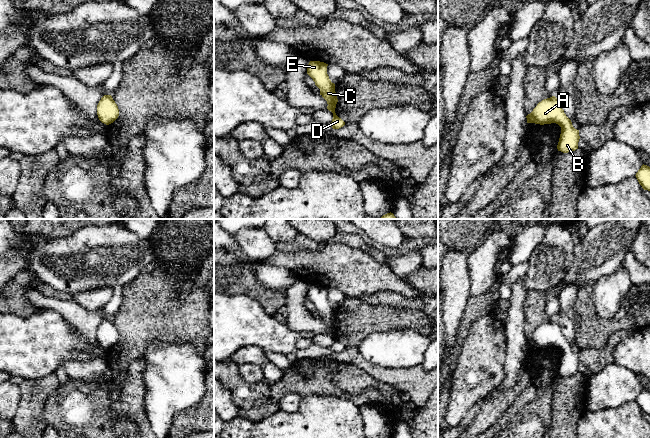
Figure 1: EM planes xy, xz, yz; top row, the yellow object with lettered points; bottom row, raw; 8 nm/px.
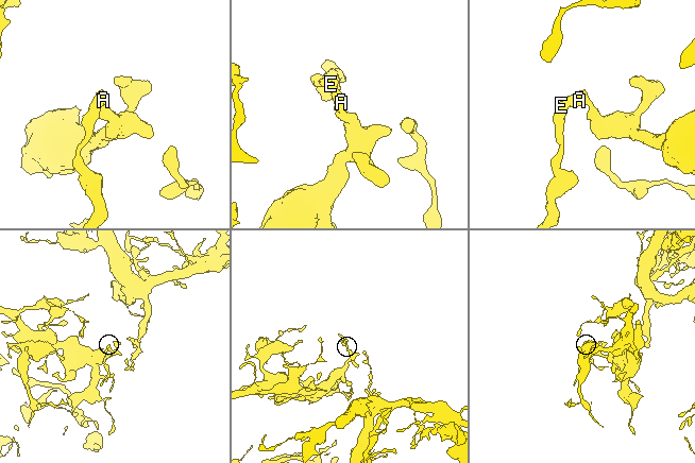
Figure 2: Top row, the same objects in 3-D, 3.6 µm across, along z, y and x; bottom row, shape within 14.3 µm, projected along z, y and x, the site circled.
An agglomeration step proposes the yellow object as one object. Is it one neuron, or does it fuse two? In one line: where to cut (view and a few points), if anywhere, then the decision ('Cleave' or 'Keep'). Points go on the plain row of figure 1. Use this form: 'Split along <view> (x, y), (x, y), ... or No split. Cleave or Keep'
No split. Keep

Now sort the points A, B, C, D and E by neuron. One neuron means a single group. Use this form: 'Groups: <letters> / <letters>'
Groups: A B C D E

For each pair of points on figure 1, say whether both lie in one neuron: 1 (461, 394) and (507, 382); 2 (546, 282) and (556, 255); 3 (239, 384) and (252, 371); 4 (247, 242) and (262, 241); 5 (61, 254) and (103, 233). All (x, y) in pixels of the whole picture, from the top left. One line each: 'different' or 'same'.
1: different
2: same
3: different
4: same
5: same

